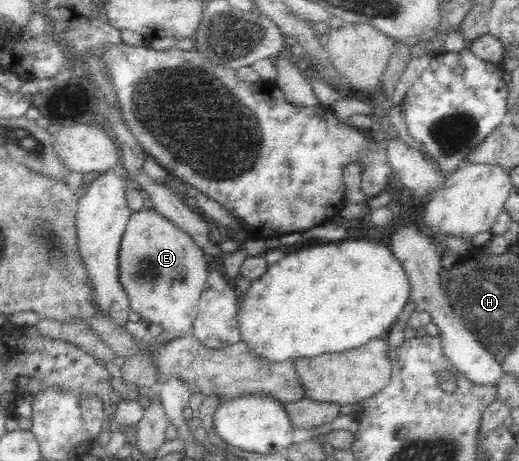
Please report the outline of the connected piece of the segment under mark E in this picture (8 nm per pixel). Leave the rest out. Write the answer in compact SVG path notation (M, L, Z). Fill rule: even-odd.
M153 207L132 212L125 227L117 253L117 278L121 289L127 292L129 309L139 314L141 321L155 323L164 331L175 333L175 337L192 334L192 327L198 314L198 303L207 279L209 257L196 241L181 231L172 221L163 217Z

